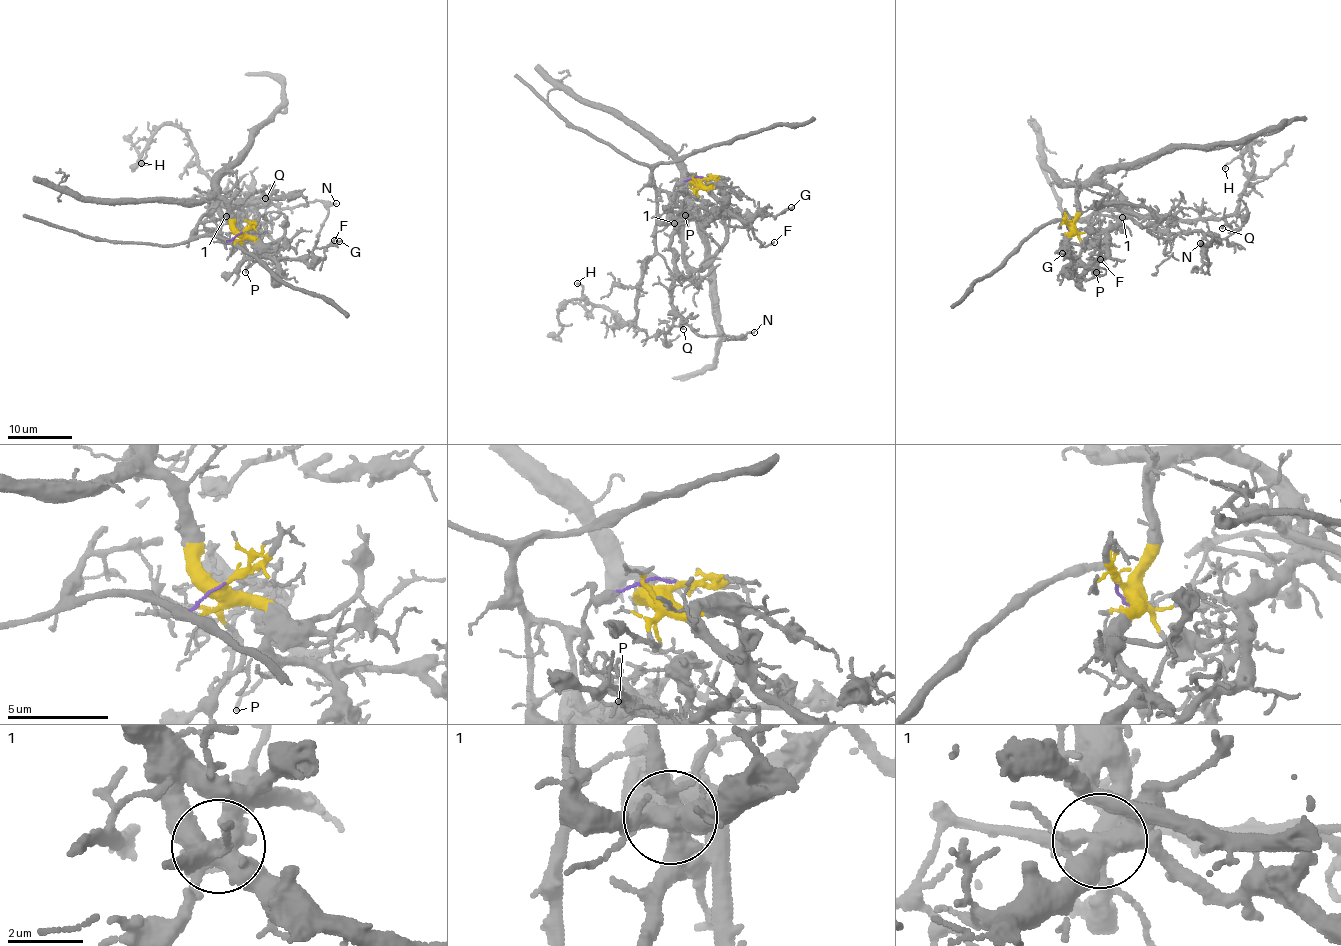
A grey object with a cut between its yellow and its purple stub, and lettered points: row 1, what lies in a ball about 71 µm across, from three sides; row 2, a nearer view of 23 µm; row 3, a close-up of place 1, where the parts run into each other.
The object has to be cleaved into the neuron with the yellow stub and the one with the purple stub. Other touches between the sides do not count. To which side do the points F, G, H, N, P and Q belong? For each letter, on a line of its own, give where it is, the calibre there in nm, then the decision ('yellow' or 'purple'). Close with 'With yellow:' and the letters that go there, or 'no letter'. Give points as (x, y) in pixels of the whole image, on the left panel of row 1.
F: (334, 240) | 140 nm | yellow
G: (339, 241) | 130 nm | yellow
H: (141, 163) | 150 nm | purple
N: (336, 203) | 170 nm | purple
P: (245, 272) | 90 nm | yellow
Q: (265, 198) | 140 nm | purple
With yellow: F, G, P

